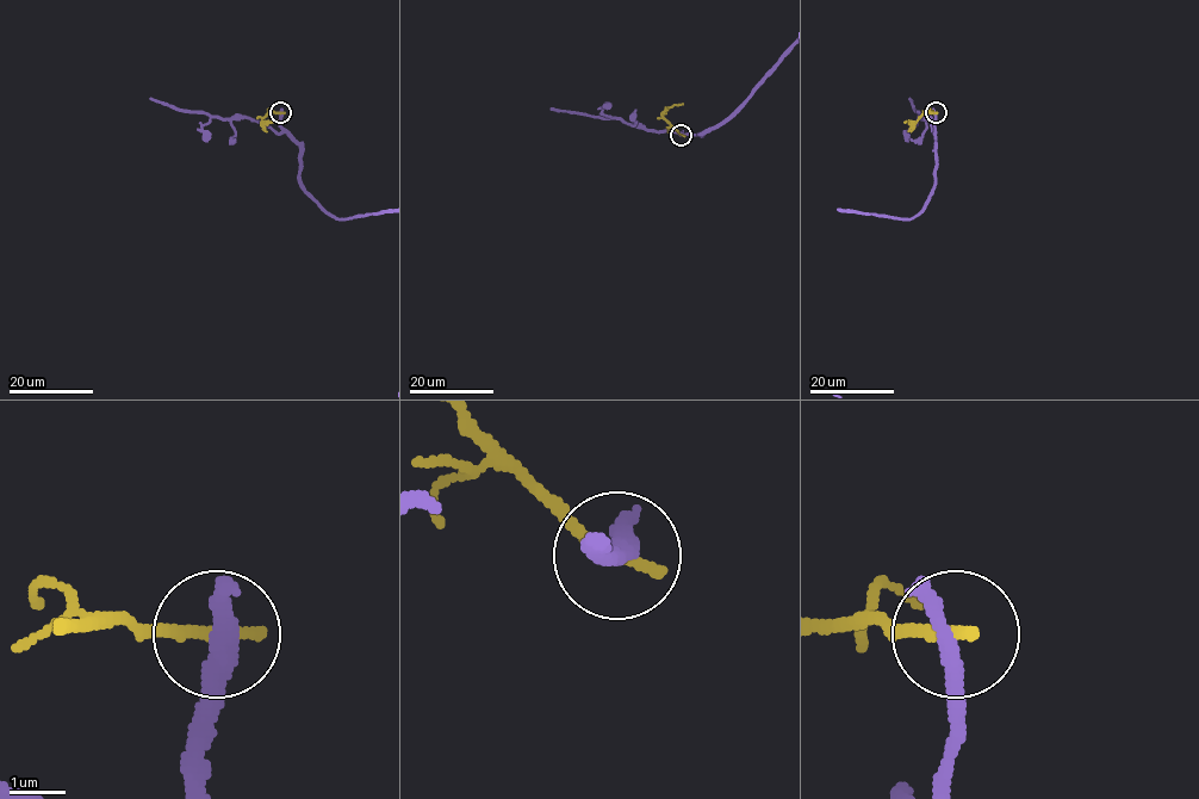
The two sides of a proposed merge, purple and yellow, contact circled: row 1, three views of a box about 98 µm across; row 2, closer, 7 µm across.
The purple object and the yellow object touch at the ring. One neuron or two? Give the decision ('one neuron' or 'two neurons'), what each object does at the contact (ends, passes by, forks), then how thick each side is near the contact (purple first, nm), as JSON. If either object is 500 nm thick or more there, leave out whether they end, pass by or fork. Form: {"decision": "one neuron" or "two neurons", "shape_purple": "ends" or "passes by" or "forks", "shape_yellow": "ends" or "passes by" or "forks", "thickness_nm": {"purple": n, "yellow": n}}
{"decision": "two neurons", "shape_purple": "passes by", "shape_yellow": "ends", "thickness_nm": {"purple": 320, "yellow": 280}}

